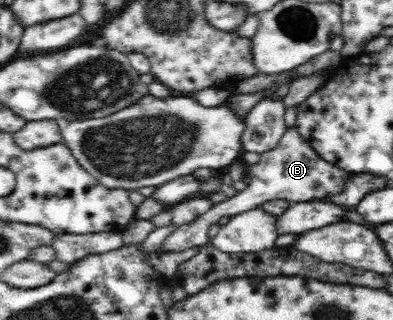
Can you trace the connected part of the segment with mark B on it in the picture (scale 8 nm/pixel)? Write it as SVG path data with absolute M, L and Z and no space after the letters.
M295 127L285 131L280 142L272 150L260 153L258 162L250 165L247 176L250 176L250 183L244 190L215 204L206 214L202 214L193 222L178 226L176 231L164 240L158 253L183 251L191 247L207 245L210 242L207 231L212 225L246 213L247 210L256 209L270 201L290 201L292 204L327 200L328 197L341 193L351 179L351 173L324 161L316 151L312 151Z

